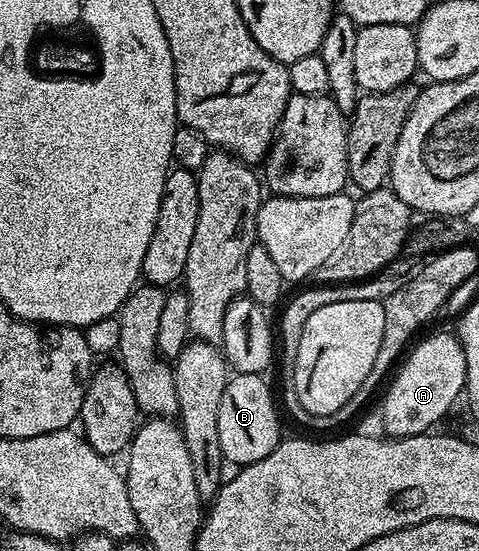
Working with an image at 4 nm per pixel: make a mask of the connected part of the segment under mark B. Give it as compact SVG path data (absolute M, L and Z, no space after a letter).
M259 373L229 376L228 386L222 395L222 407L218 407L218 440L222 442L222 455L224 460L232 460L241 467L266 459L266 455L279 447L282 440L276 401L264 379Z

